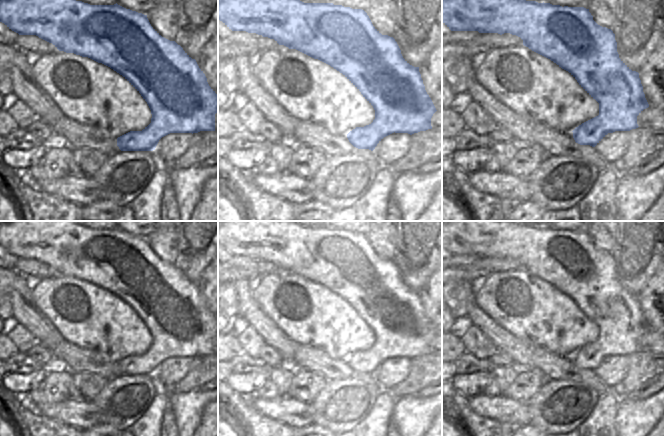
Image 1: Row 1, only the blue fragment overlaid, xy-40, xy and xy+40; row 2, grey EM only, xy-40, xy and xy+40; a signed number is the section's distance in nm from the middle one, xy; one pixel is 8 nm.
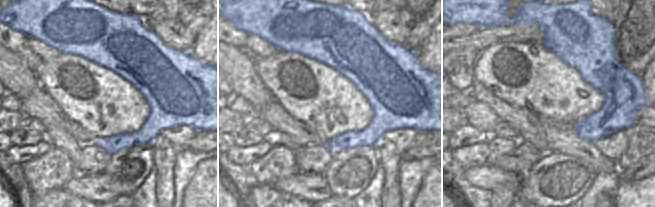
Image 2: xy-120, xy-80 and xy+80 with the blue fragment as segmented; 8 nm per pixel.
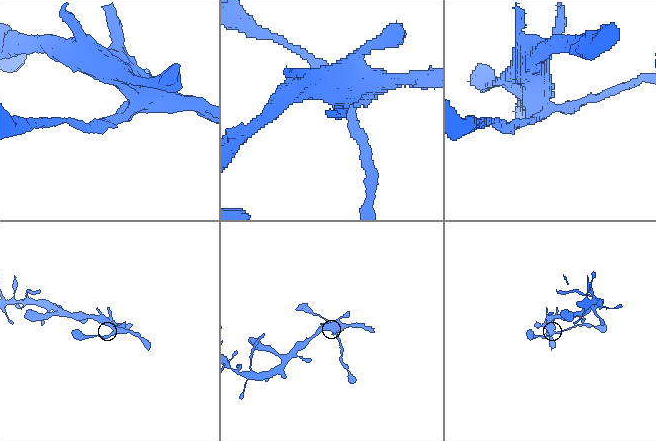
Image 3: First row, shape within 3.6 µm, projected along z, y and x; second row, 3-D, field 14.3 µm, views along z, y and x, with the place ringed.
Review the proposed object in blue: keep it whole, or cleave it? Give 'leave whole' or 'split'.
split

